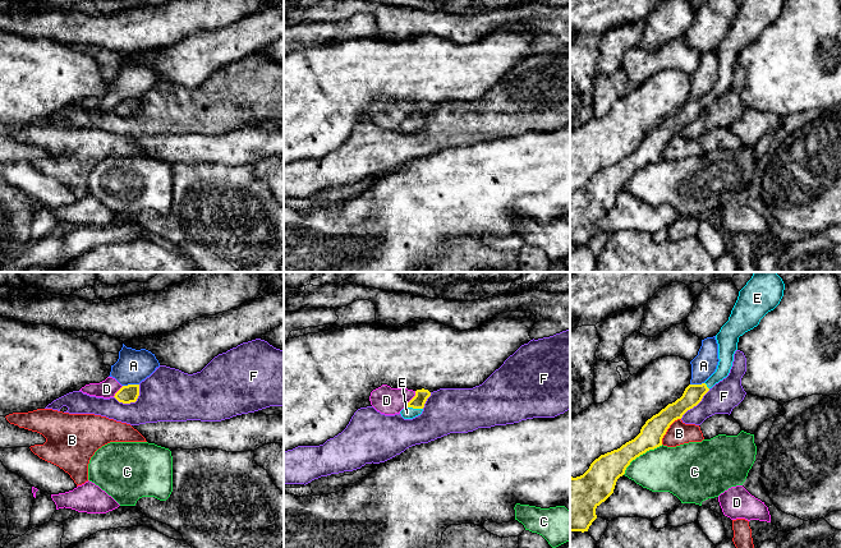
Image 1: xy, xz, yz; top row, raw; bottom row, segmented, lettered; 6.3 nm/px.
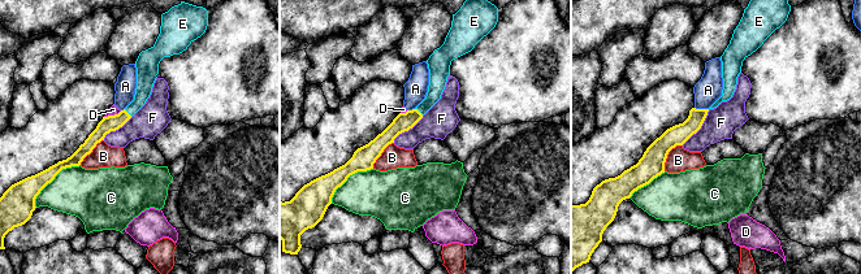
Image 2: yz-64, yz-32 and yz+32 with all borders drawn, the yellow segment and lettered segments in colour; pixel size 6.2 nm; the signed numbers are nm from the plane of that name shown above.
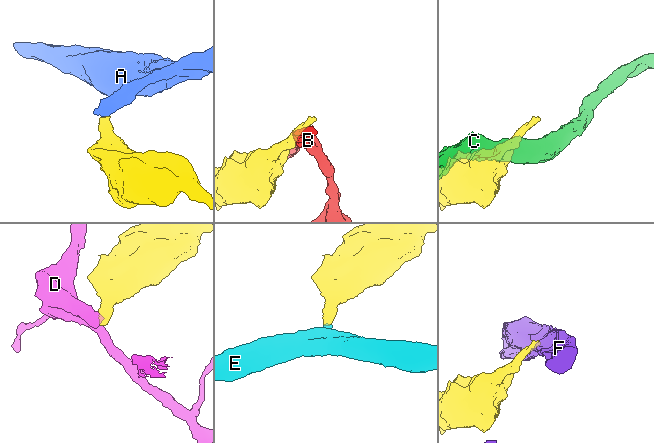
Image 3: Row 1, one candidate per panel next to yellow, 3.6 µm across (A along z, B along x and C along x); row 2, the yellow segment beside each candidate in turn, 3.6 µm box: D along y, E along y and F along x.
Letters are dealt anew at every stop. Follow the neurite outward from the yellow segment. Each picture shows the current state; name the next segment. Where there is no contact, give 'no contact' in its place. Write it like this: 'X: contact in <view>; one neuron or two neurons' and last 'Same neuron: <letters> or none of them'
A: contact in xy; two neurons
B: contact in yz; two neurons
C: contact in yz; two neurons
D: contact in xz; two neurons
E: contact in xz; one neuron
F: contact in xy; two neurons
Same neuron: E

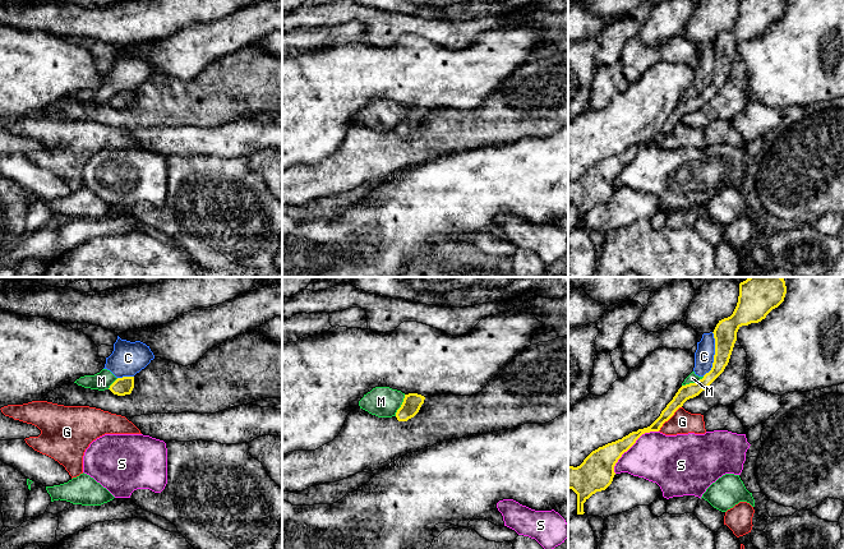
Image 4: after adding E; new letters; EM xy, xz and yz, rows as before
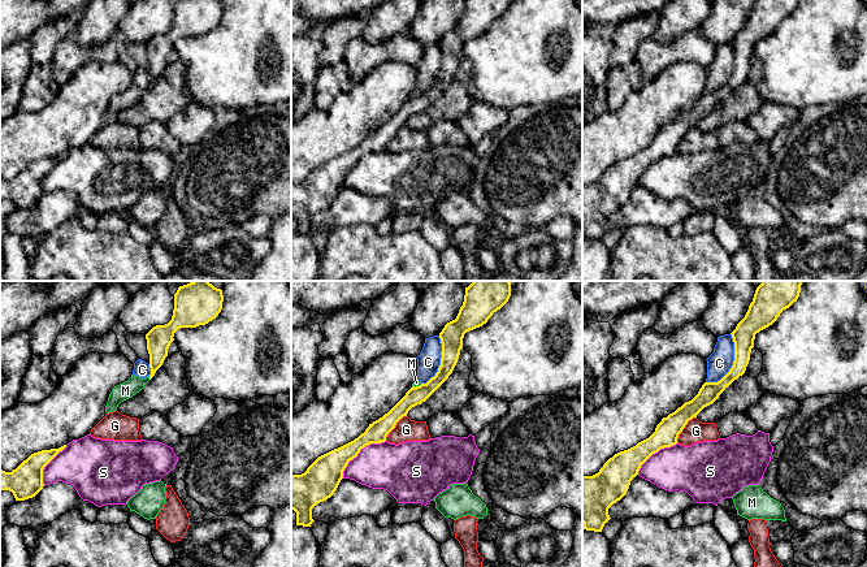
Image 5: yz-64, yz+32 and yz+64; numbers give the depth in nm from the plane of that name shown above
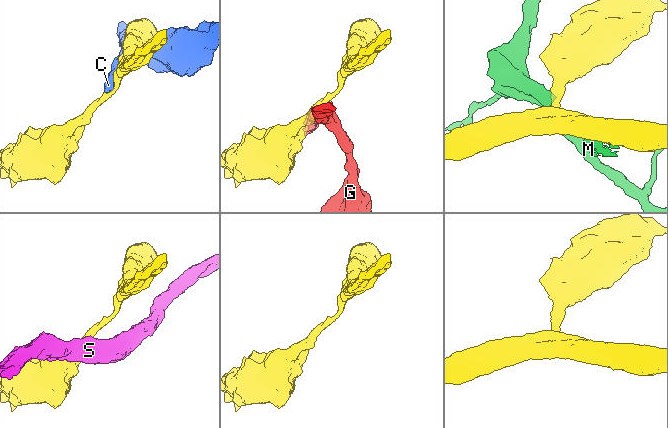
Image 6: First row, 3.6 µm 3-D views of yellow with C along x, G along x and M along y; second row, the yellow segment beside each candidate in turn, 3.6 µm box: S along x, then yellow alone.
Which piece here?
C: contact in yz; two neurons
G: contact in yz; two neurons
M: contact in yz; two neurons
S: contact in yz; two neurons
Same neuron: none of them

